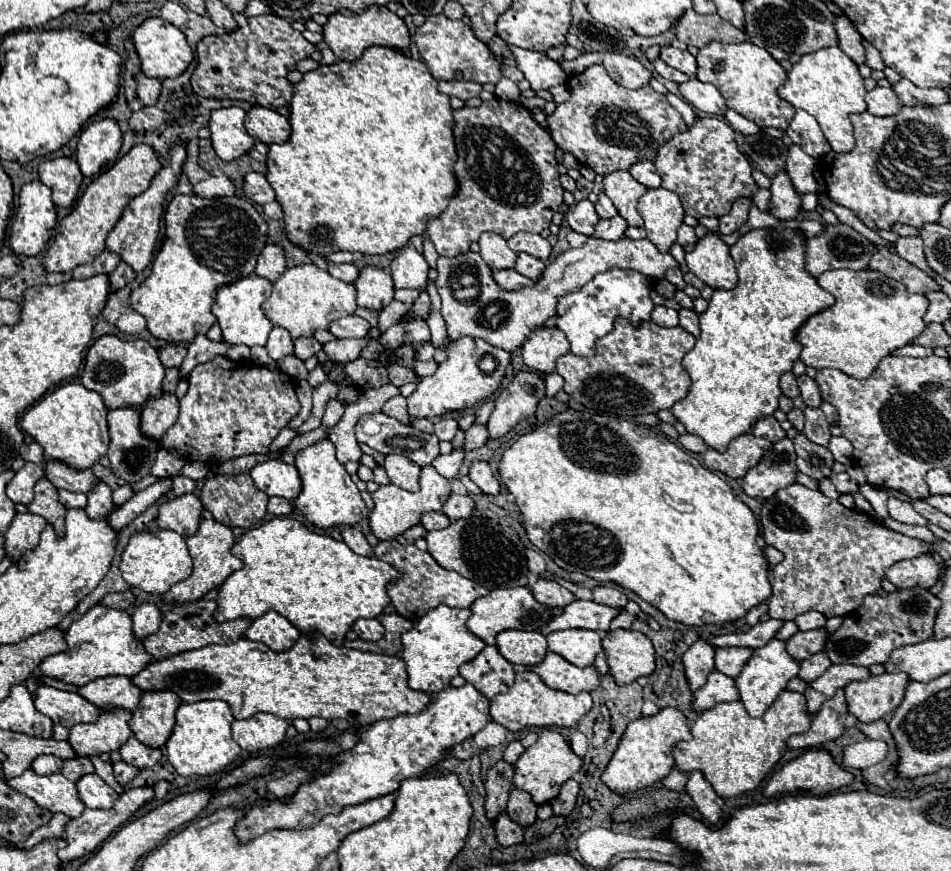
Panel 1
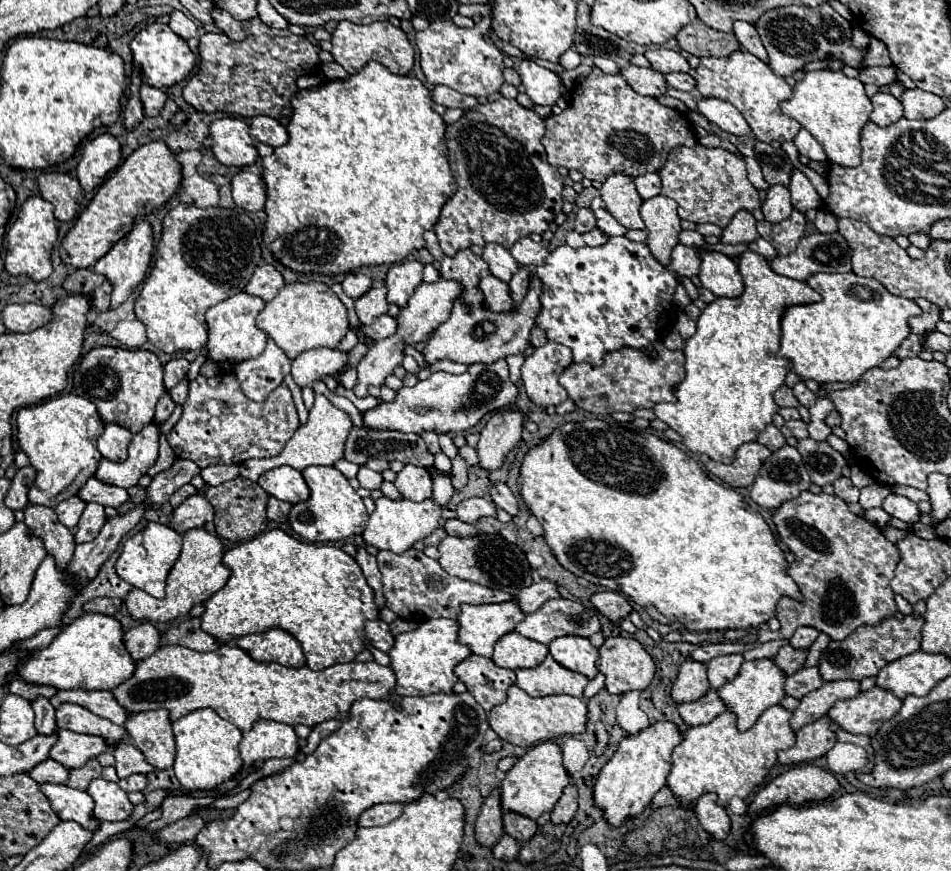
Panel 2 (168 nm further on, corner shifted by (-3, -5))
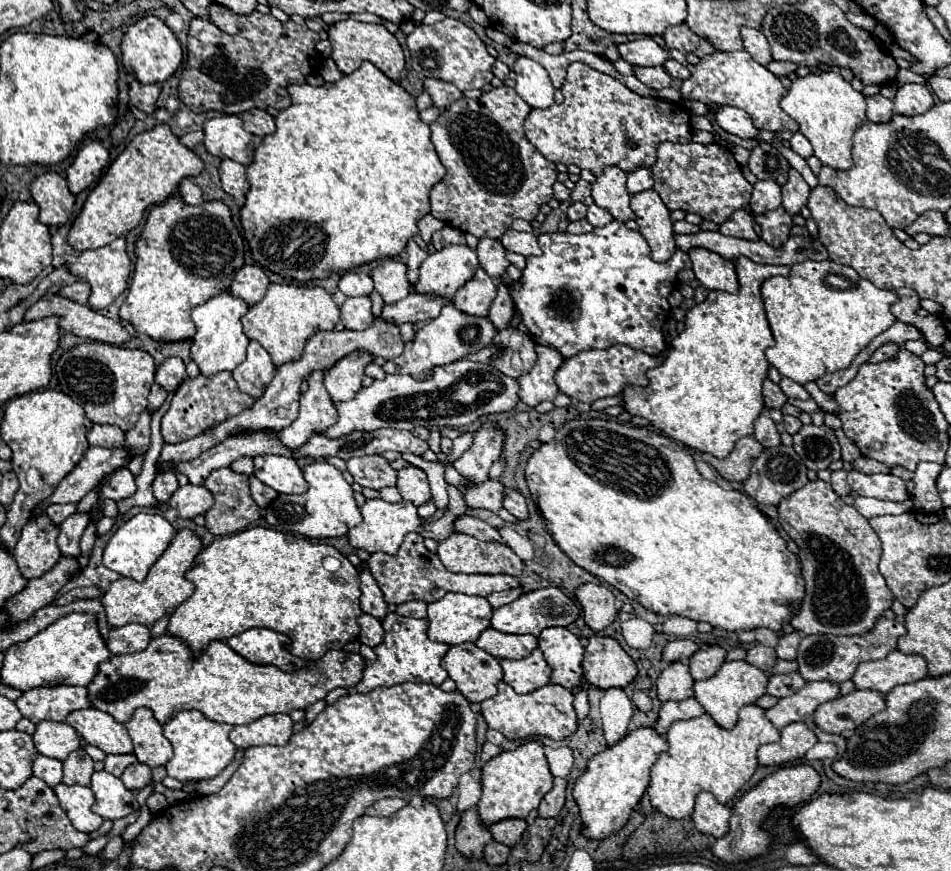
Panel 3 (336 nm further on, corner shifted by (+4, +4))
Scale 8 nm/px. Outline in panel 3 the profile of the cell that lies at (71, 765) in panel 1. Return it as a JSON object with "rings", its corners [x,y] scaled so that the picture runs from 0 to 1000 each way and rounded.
{"rings":[[[78,861],[67,873],[67,900],[95,902],[95,891],[99,889],[99,873],[88,861]]]}

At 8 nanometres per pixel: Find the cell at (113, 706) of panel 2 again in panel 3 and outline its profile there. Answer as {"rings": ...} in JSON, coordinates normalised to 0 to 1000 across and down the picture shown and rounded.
{"rings":[[[48,788],[27,792],[17,806],[25,824],[40,831],[44,827],[67,829],[78,815],[93,813],[93,792],[86,788]]]}

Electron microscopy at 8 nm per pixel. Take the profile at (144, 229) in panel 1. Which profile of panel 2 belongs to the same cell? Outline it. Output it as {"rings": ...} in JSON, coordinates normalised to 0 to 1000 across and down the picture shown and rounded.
{"rings":[[[144,247],[142,254],[140,254],[140,261],[138,265],[127,272],[119,284],[117,288],[106,295],[100,304],[98,304],[98,311],[100,313],[106,313],[110,316],[117,325],[119,325],[119,339],[117,339],[117,355],[125,352],[138,336],[140,332],[152,320],[155,316],[155,309],[159,304],[159,290],[161,290],[161,261],[159,256],[155,254],[152,247]]]}

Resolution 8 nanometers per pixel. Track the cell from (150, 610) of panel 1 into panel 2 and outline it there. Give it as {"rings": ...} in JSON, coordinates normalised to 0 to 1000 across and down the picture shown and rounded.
{"rings":[[[148,713],[131,727],[131,743],[142,759],[148,759],[167,745],[167,731],[169,729],[159,713]]]}

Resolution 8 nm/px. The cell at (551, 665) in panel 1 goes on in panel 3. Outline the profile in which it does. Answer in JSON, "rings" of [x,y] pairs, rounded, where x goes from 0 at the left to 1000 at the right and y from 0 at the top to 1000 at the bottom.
{"rings":[[[566,744],[549,758],[526,758],[526,765],[530,769],[528,781],[536,785],[543,797],[555,797],[568,788],[574,788],[580,772]]]}

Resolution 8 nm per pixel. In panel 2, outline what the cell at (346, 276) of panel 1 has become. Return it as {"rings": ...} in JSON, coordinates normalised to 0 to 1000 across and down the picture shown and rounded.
{"rings":[[[365,313],[359,327],[361,327],[361,334],[369,343],[375,343],[375,341],[380,341],[382,336],[386,336],[390,332],[390,320],[384,318],[382,313]]]}

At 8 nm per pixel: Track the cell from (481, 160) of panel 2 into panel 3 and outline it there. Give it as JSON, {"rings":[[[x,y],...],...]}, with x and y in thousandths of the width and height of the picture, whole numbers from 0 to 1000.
{"rings":[[[526,99],[507,108],[503,115],[484,113],[452,142],[454,165],[469,193],[469,202],[458,209],[452,218],[454,248],[486,264],[498,269],[501,273],[519,273],[524,276],[532,262],[536,262],[538,253],[549,250],[559,255],[568,243],[568,234],[574,234],[580,227],[580,214],[585,209],[585,188],[574,184],[564,168],[551,156],[551,138],[557,129],[557,122],[540,106],[540,101]]]}

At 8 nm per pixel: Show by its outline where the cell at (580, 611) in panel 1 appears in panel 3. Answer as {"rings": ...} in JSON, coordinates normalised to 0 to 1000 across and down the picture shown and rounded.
{"rings":[[[568,675],[555,682],[549,682],[543,691],[536,691],[534,696],[528,696],[517,703],[515,719],[530,728],[562,728],[566,730],[572,721],[578,719],[597,719],[608,710],[608,696],[601,687],[597,687],[589,675]]]}

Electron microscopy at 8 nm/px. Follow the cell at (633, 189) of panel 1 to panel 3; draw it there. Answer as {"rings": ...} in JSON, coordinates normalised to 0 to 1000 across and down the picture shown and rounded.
{"rings":[[[639,191],[623,211],[625,234],[639,241],[646,253],[658,255],[667,253],[667,243],[662,241],[662,223],[658,218],[658,197],[648,191]]]}

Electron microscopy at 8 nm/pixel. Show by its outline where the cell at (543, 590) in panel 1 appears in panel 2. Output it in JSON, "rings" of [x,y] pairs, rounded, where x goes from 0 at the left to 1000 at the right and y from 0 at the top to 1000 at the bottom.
{"rings":[[[569,665],[565,669],[560,669],[558,674],[552,674],[546,679],[544,688],[546,688],[546,695],[552,704],[560,704],[565,701],[573,690],[577,688],[588,688],[590,681],[586,676],[586,669],[577,667],[577,665]]]}

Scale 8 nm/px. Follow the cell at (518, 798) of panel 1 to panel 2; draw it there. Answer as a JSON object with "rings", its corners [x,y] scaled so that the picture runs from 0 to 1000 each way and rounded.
{"rings":[[[539,931],[529,933],[529,947],[531,947],[531,956],[542,961],[548,968],[556,966],[565,954],[565,945],[560,940],[546,936],[546,933],[539,933]]]}

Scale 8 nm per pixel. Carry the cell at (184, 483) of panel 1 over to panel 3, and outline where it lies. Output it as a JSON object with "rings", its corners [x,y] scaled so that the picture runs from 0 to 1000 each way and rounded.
{"rings":[[[166,542],[162,553],[160,553],[160,565],[166,576],[177,576],[179,569],[185,565],[187,553],[183,542]]]}

